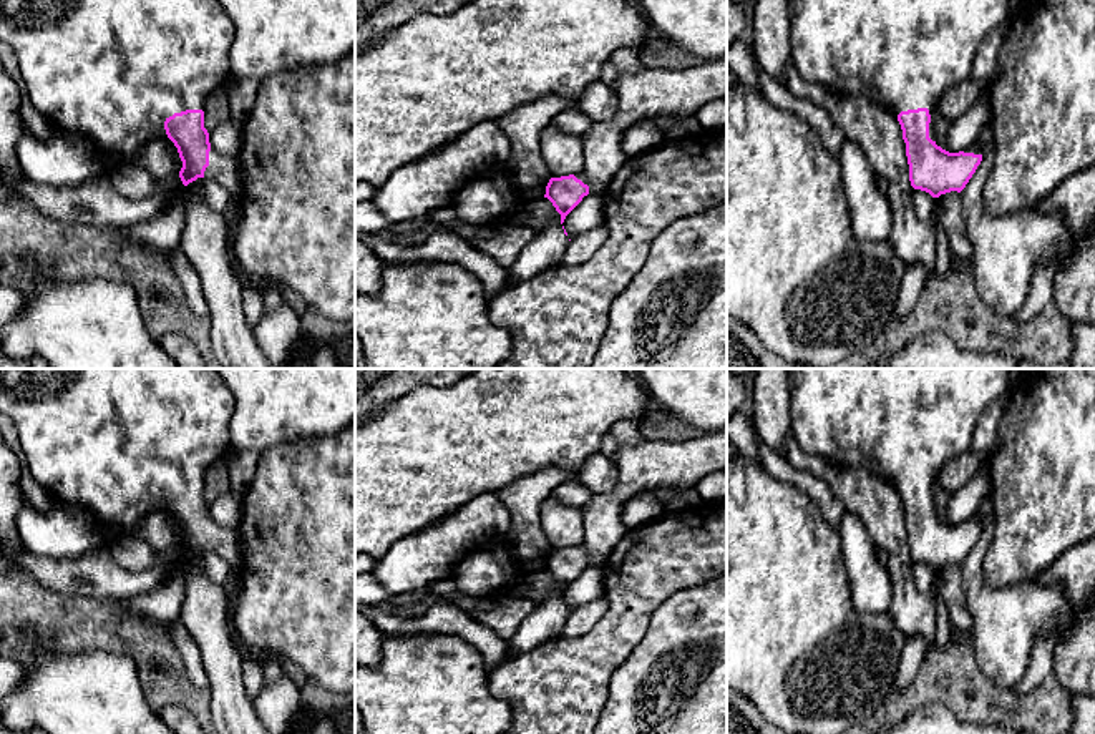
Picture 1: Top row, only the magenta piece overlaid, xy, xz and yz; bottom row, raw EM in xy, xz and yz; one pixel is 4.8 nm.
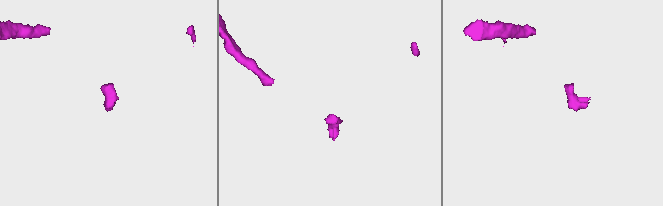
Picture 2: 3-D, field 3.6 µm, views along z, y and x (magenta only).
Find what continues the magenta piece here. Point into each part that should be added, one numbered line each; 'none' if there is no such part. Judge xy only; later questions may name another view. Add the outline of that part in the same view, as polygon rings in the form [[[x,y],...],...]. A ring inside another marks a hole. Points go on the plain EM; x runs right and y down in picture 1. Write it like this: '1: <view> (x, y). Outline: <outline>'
1: xy (113, 440). Outline: [[[0,369],[0,413],[15,425],[33,480],[51,492],[58,502],[83,505],[114,535],[134,531],[148,515],[168,510],[164,493],[174,485],[204,482],[207,468],[231,453],[232,410],[232,392],[217,369]]]
2: xy (226, 543). Outline: [[[211,520],[204,550],[214,551],[232,571],[241,571],[244,561],[241,556],[241,538],[236,530],[221,528]]]

